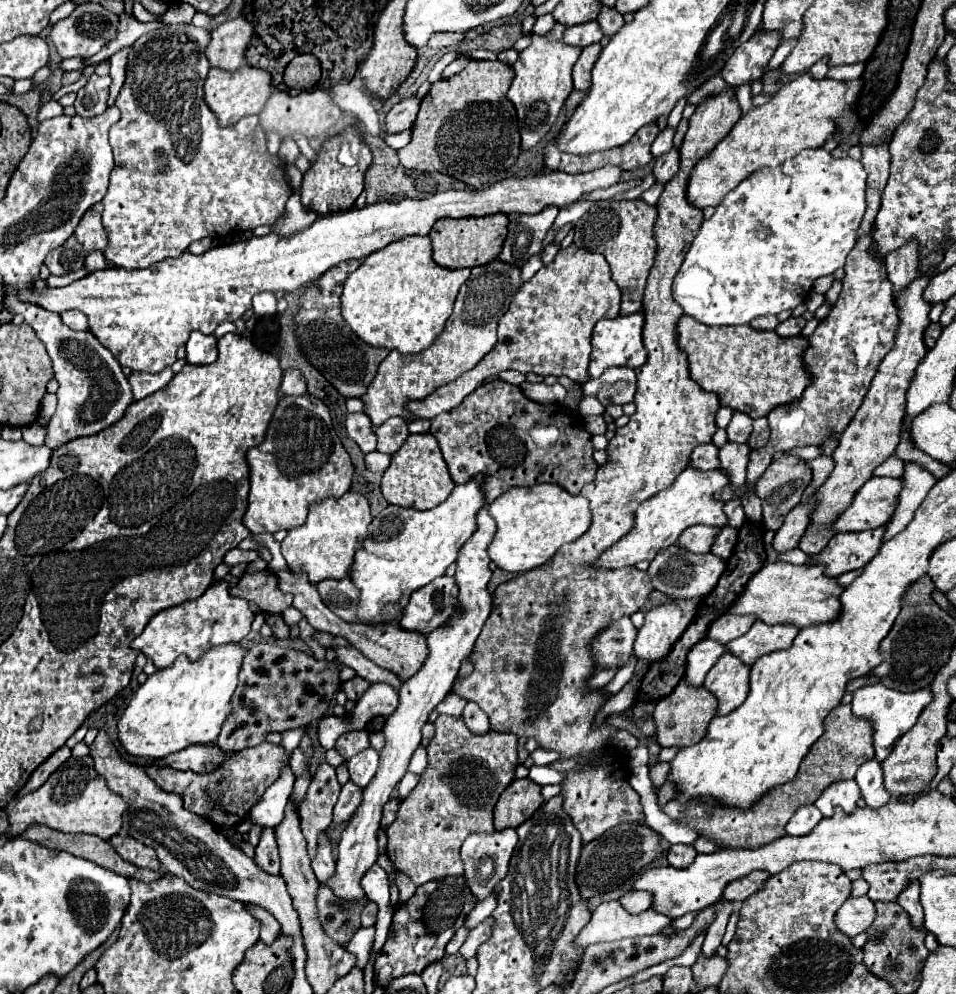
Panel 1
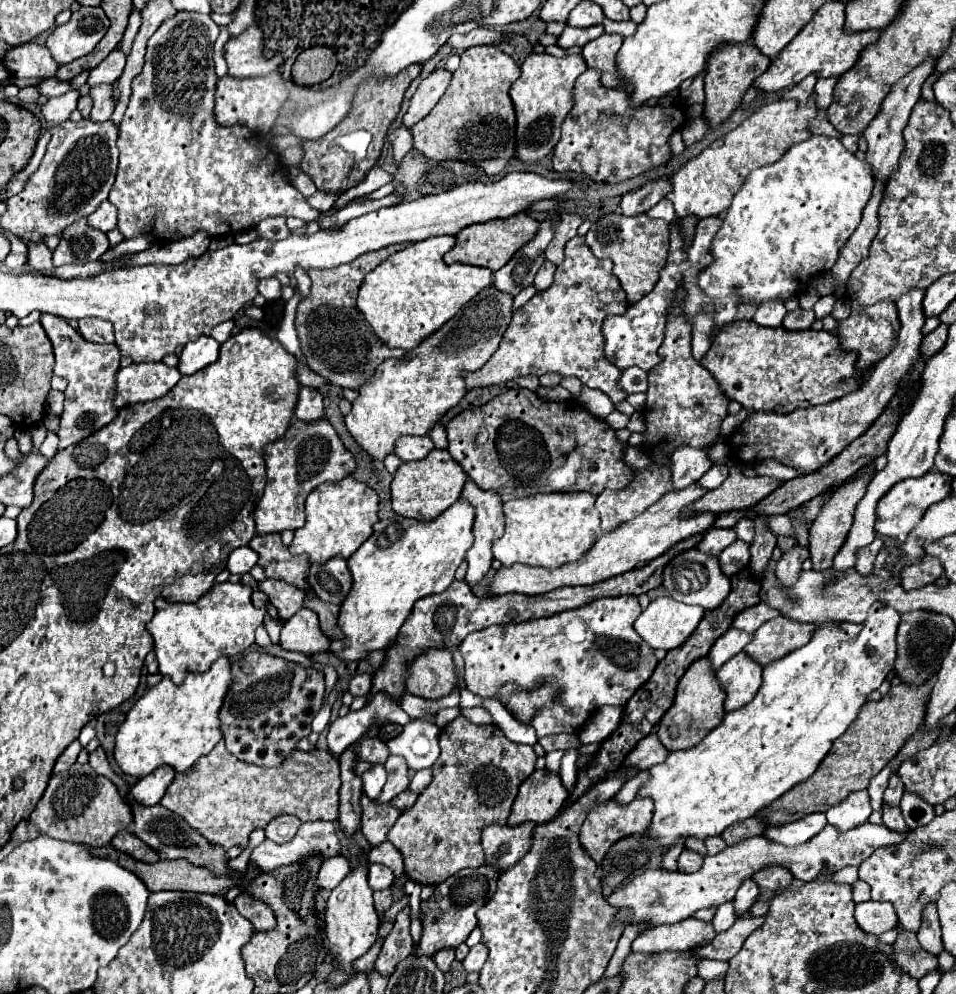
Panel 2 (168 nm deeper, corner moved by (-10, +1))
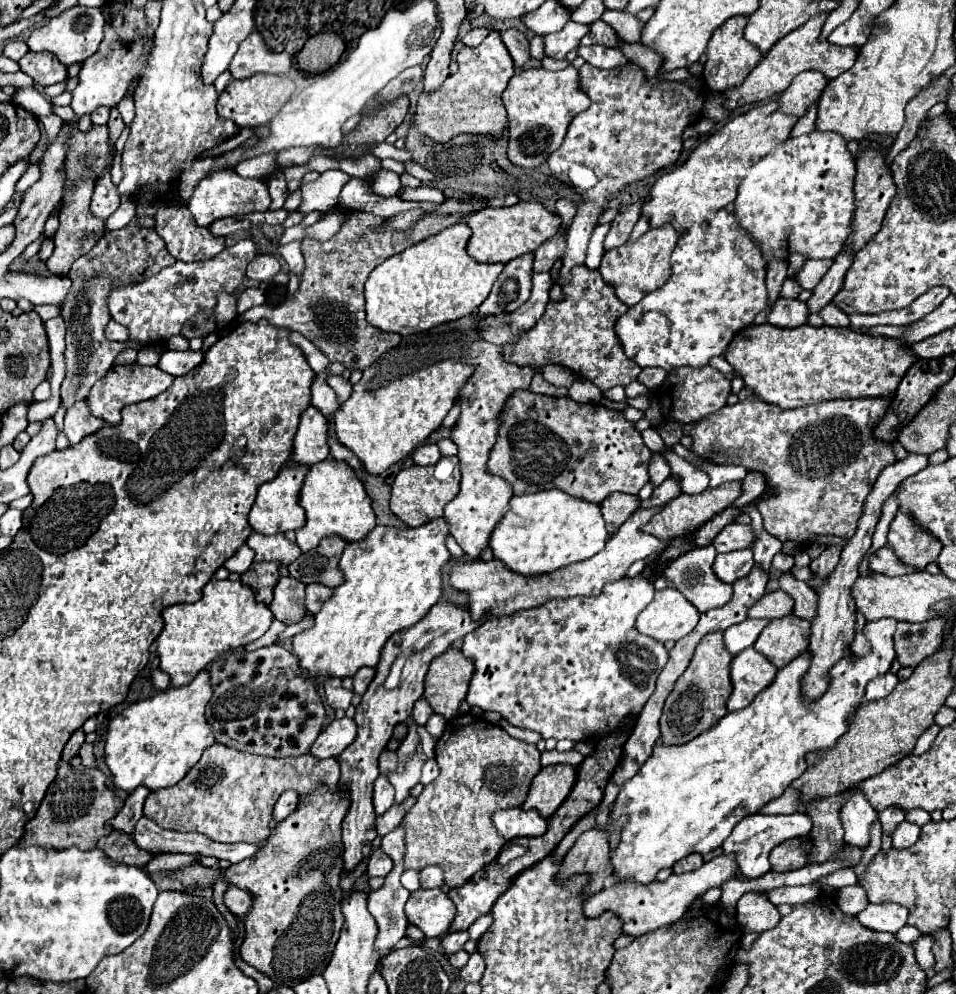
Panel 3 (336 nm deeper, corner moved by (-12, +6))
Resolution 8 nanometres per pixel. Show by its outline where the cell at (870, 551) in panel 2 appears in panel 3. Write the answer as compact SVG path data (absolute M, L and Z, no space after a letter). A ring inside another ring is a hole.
M884 546L876 554L870 554L870 570L886 574L886 576L902 576L912 572L912 568L900 564L900 560L894 556L890 546Z

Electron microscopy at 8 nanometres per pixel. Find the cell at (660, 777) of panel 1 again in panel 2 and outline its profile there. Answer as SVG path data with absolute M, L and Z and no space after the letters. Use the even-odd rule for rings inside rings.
M640 771L638 777L630 779L630 781L614 795L614 799L616 799L618 803L630 803L630 801L634 801L634 799L636 799L636 791L640 789L640 785L642 785L646 779L648 779L648 771Z

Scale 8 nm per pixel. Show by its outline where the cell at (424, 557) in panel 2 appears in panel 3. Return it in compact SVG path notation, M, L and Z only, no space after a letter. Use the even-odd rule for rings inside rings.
M436 518L418 528L396 528L396 526L376 526L366 540L350 542L340 558L340 568L344 572L344 584L338 586L332 598L314 614L314 626L294 636L294 654L300 666L314 676L316 684L322 686L326 676L354 676L362 666L376 666L380 650L386 640L404 628L416 624L442 596L442 568L450 560L446 548L446 538L450 536L450 524L444 518Z

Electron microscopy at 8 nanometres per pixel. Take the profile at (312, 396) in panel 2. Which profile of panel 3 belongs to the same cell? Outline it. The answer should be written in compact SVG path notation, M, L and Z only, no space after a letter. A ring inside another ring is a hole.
M312 404L302 412L300 426L294 438L294 452L290 456L292 462L300 464L318 464L328 458L328 420L326 416L314 408Z

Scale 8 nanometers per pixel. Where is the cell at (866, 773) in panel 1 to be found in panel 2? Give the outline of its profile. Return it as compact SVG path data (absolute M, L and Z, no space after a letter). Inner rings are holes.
M884 807L882 819L884 819L884 825L886 825L888 829L892 829L892 831L898 831L898 833L908 831L908 825L906 825L904 819L902 819L900 807Z

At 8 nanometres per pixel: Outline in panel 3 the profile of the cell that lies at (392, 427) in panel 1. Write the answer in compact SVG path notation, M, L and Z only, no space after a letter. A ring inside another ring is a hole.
M422 444L422 446L418 446L418 448L414 450L414 454L412 454L414 464L420 464L420 466L432 466L432 464L436 464L440 458L442 458L442 454L440 454L440 450L438 450L436 444Z

